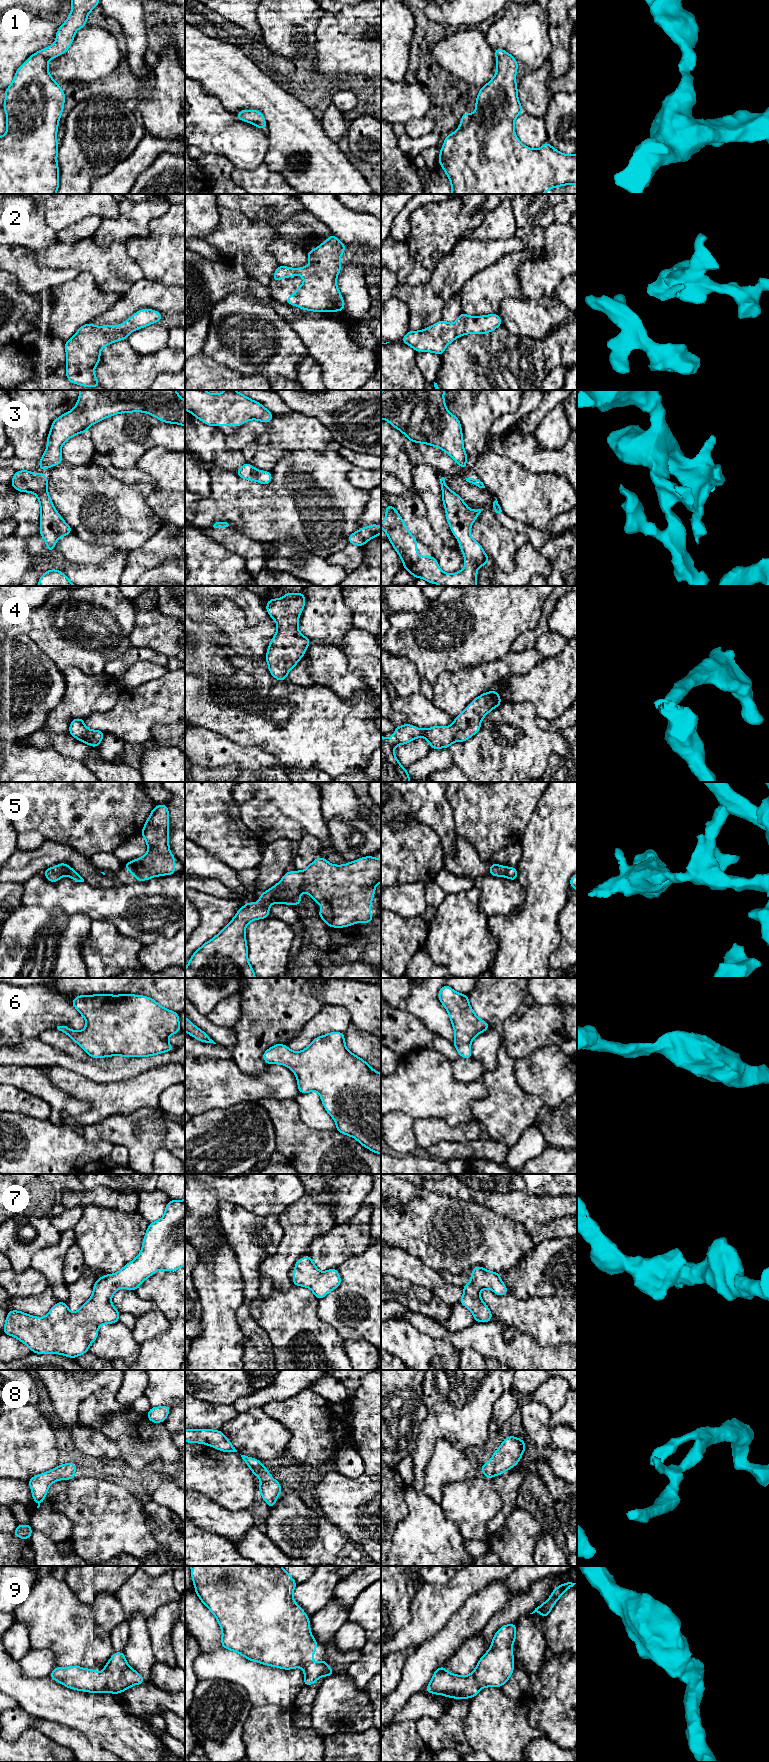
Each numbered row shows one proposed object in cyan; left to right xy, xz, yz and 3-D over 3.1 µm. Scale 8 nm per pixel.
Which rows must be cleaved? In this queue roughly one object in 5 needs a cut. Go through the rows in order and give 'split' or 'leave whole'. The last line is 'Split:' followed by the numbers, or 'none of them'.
1: leave whole
2: leave whole
3: leave whole
4: leave whole
5: leave whole
6: leave whole
7: leave whole
8: leave whole
9: leave whole
Split: none of them

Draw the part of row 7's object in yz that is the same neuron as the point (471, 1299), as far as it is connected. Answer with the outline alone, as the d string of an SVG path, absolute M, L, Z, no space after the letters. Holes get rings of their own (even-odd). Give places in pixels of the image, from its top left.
M476 1266L472 1269L473 1273L469 1276L471 1282L463 1286L464 1294L461 1297L459 1303L467 1307L473 1314L476 1322L491 1322L493 1314L489 1310L488 1306L480 1297L480 1291L482 1289L491 1289L495 1294L503 1296L508 1293L508 1289L500 1278L500 1273L485 1270L481 1266Z

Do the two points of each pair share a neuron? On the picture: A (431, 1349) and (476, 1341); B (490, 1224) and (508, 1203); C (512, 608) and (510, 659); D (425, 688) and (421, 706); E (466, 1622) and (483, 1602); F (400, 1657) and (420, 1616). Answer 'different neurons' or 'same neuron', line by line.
A: different neurons
B: different neurons
C: different neurons
D: different neurons
E: same neuron
F: different neurons

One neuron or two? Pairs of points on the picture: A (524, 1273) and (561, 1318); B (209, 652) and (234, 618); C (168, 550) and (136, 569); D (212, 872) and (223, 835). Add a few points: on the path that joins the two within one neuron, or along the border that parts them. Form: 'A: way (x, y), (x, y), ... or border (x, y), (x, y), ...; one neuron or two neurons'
A: border (566, 1296), (520, 1299); two neurons
B: border (226, 646), (231, 652); two neurons
C: way (160, 550), (155, 554), (151, 554), (144, 561); one neuron
D: border (197, 844), (236, 871); two neurons

